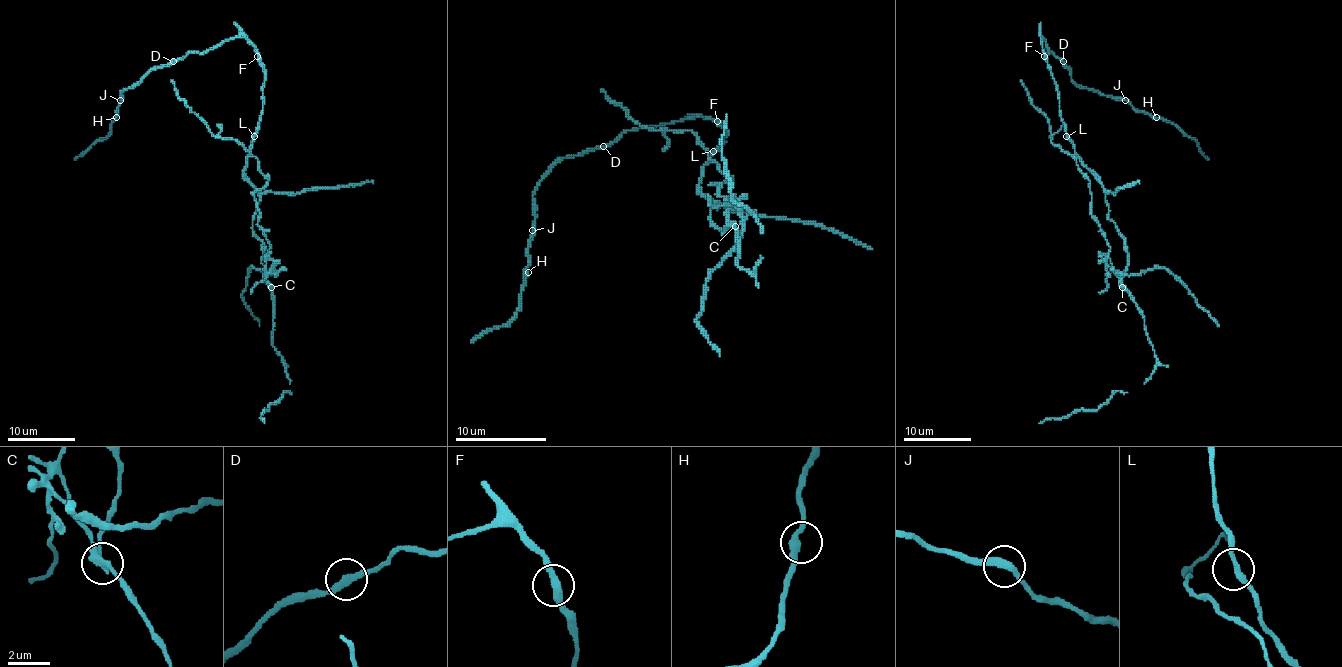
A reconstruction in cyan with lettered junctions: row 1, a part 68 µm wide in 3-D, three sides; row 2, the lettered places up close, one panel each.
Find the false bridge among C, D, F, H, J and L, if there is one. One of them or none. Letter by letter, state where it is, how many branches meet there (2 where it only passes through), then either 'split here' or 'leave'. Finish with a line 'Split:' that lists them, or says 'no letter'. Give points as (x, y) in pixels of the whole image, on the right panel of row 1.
C: (1122, 287) | 2 | split here
D: (1063, 61) | 2 | leave
F: (1044, 56) | 2 | leave
H: (1156, 117) | 2 | leave
J: (1125, 100) | 2 | leave
L: (1066, 136) | 2 | leave
Split: C

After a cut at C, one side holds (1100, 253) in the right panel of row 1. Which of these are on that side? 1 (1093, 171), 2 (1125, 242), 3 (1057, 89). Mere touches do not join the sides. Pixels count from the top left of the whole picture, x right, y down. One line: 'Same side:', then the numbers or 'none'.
Same side: none

